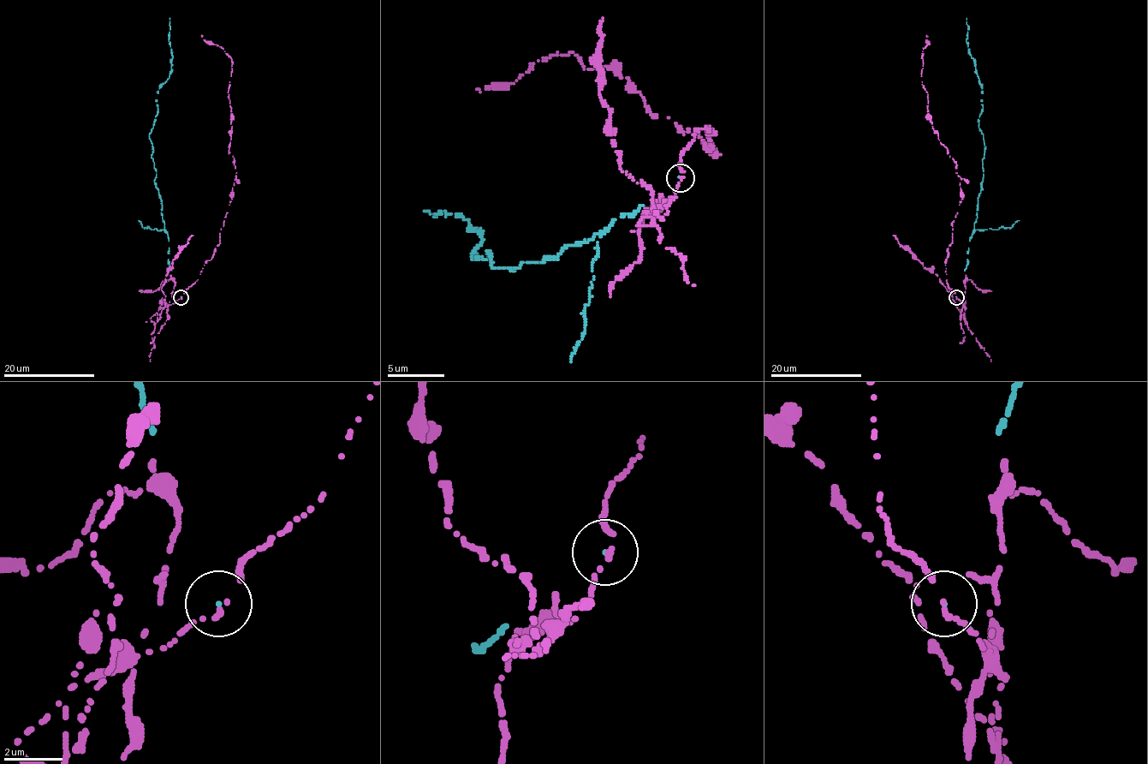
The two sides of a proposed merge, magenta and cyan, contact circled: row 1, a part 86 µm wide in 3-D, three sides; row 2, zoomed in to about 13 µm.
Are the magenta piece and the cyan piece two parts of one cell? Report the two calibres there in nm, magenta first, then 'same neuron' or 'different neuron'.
calibres 180 and 50 nm; different neuron

